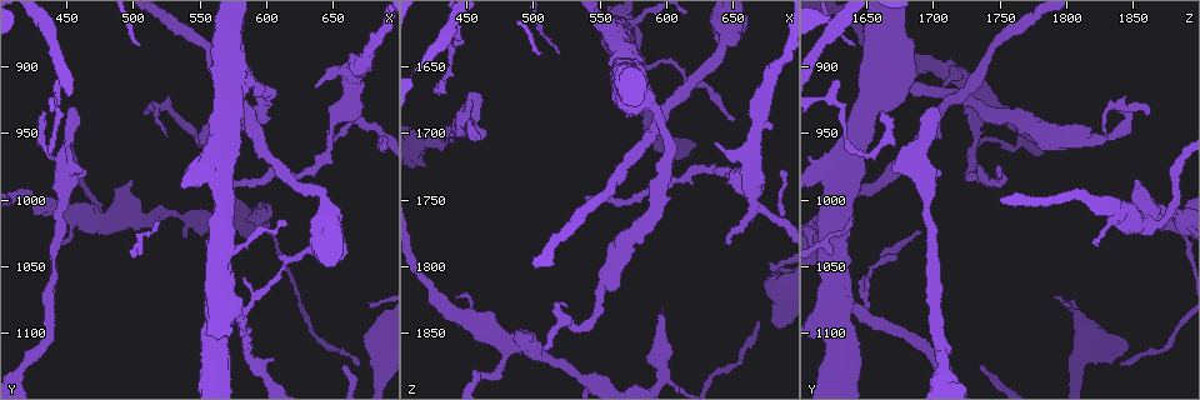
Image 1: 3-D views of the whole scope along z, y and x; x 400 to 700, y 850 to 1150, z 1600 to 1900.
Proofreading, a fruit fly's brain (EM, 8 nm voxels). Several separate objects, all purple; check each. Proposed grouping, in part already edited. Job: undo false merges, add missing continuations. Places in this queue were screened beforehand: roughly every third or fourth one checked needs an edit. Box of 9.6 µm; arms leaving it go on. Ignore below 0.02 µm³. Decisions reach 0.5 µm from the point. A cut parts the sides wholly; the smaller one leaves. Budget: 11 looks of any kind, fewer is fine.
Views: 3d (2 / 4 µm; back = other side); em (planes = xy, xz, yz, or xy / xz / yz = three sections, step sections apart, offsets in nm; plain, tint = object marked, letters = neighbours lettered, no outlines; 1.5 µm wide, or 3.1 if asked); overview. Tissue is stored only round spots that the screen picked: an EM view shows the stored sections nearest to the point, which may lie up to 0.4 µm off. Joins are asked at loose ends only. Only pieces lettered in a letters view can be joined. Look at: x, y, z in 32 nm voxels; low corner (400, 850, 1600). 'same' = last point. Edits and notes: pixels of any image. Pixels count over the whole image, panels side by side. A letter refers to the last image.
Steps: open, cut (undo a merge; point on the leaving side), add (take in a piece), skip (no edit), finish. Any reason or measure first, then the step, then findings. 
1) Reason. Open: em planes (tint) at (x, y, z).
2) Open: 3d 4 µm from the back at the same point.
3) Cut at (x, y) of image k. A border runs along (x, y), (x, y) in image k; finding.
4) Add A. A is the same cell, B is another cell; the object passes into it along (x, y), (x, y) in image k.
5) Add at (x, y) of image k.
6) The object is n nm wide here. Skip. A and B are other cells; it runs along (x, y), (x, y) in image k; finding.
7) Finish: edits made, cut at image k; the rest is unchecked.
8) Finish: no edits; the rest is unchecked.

Open: 3d 4 µm at (650, 1024, 1688).

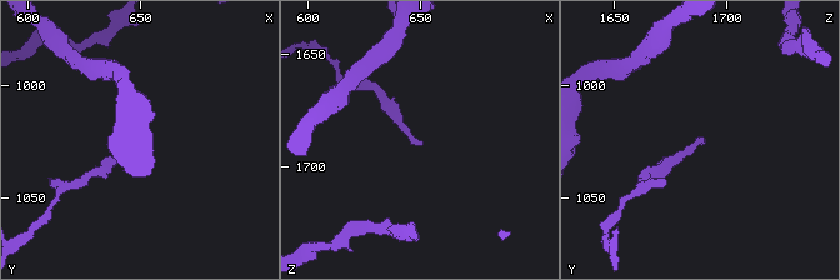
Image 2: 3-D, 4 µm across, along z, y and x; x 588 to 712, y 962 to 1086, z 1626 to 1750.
Open: em xz step 4 (letters) at (651, 1025, 1689).

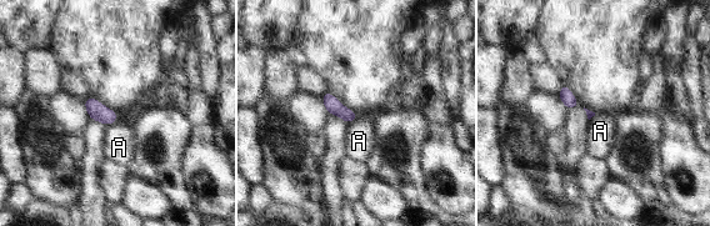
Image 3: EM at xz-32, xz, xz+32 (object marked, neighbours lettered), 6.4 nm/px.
Skip. A is another cell; a border runs along (359, 115), (348, 124) in image 3; no lettered piece goes on from it.

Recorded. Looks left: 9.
Branch stops here. Open: em xz step 4 (letters) at (596, 1008, 1836).

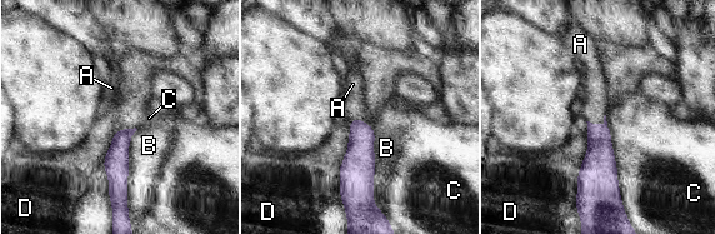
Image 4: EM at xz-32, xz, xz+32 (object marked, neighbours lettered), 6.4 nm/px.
Another direction. Open: em planes (letters) at the same point.

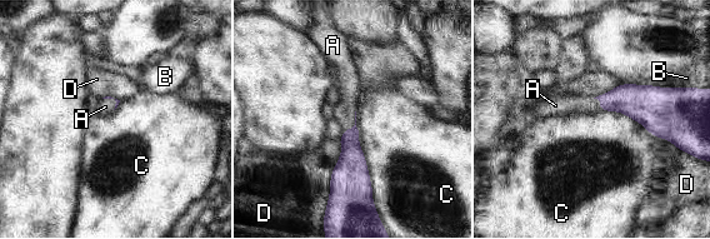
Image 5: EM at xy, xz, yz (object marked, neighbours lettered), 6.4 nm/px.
The longest contact is with C, 600 nm. Add A. A is the same cell, B, C and D are other cells; the object passes into it along (351, 162), (355, 123), (348, 85) in image 5; the neuron continues.

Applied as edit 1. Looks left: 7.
An open end. Open: em xz step 4 (letters) at (508, 938, 1862).

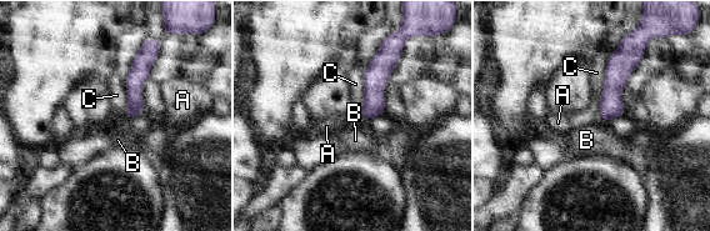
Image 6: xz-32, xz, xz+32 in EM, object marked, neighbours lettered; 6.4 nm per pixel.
Open: em planes (letters) at the same point.

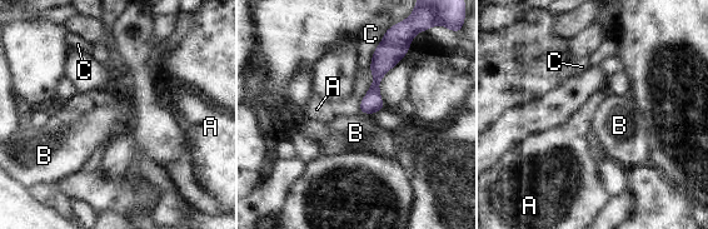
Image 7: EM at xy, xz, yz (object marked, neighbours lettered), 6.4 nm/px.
Skip. A, B and C are other cells; no lettered piece goes on from it.

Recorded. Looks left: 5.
Thick end. Open: em xz step 8 (tint) at (458, 978, 1668).

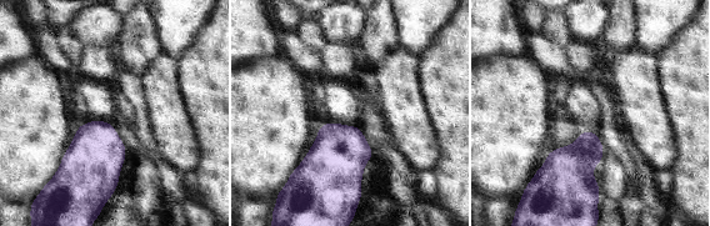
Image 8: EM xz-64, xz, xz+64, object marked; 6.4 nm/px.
Open: em planes (letters) at the same point.

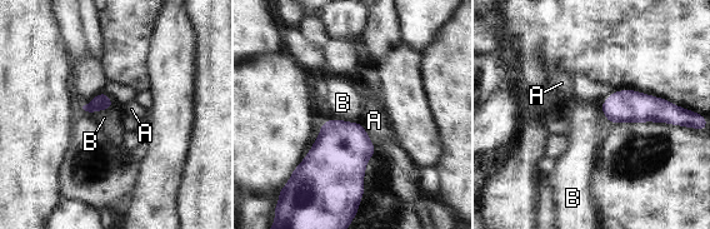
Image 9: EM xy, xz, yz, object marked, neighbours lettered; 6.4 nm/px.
Skip. A and B are other cells; a border runs along (330, 118), (361, 123) in image 9; none of them fits.

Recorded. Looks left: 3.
Finish: edits made, add at image 5; the rest is unchecked.

